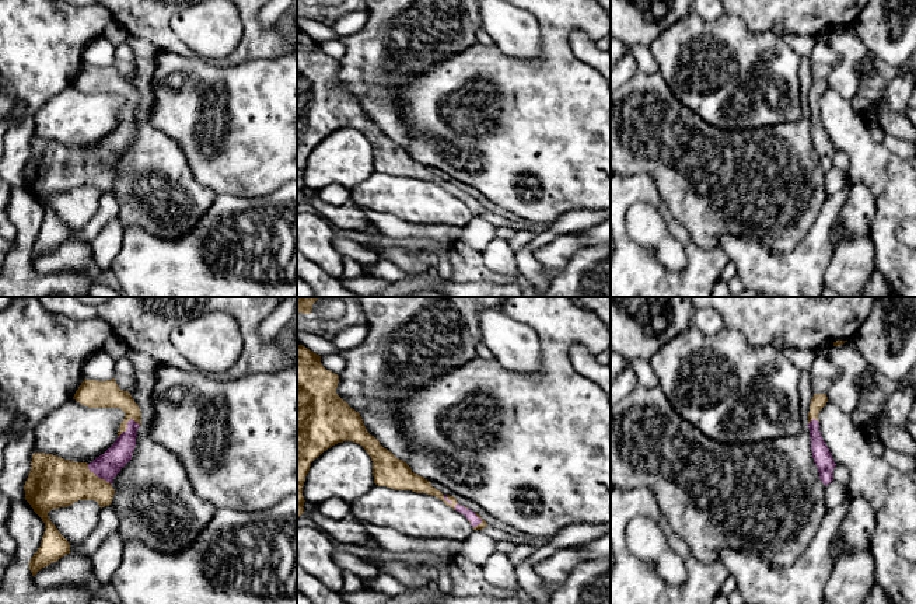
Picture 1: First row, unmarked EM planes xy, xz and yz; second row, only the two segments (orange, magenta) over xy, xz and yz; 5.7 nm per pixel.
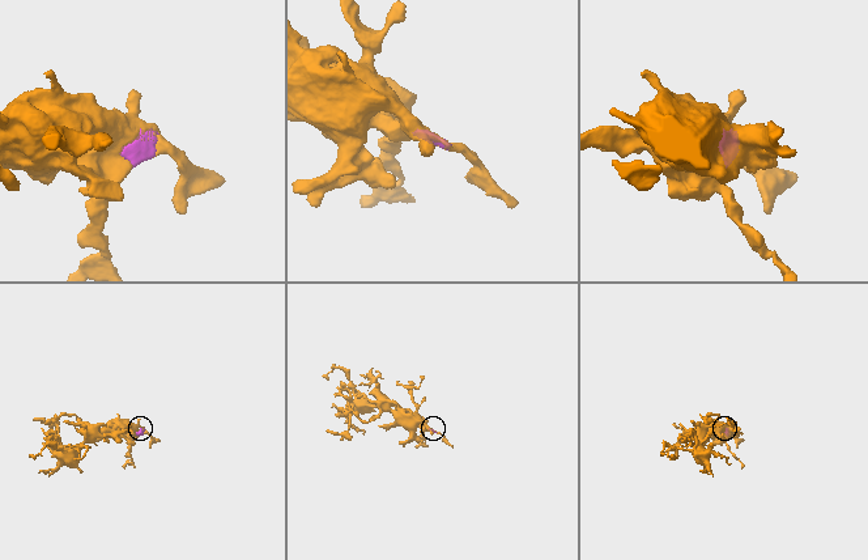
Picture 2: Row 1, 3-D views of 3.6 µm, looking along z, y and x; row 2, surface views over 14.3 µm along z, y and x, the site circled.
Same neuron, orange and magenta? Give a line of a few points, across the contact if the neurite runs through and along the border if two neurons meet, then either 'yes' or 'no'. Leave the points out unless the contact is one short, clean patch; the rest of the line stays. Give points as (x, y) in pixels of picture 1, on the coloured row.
yes

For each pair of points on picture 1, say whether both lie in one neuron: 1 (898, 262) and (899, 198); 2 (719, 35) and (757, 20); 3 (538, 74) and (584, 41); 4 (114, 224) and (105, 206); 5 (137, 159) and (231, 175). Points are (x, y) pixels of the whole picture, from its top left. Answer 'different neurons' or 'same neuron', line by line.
1: same neuron
2: different neurons
3: different neurons
4: different neurons
5: different neurons

